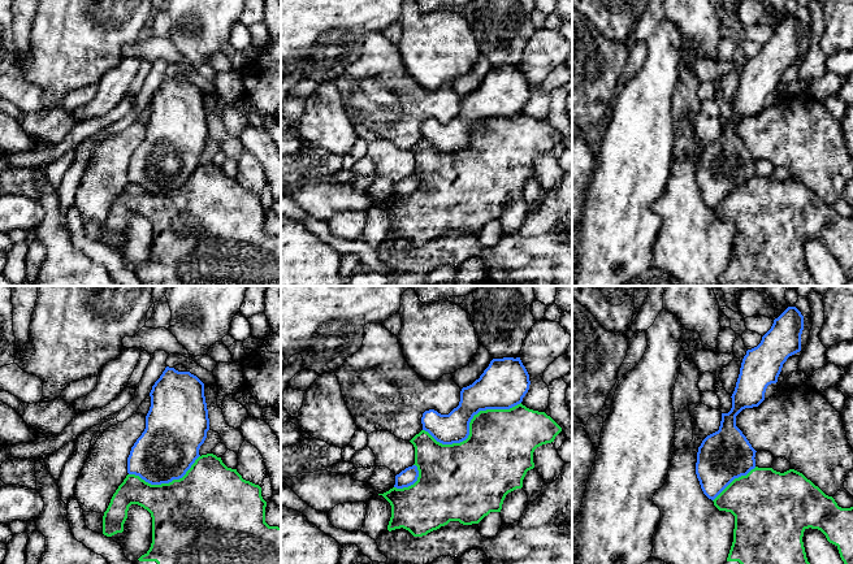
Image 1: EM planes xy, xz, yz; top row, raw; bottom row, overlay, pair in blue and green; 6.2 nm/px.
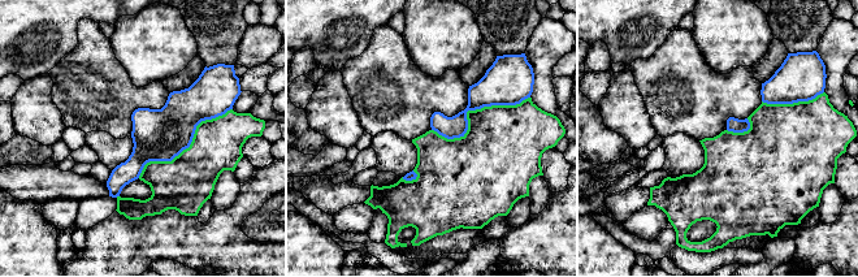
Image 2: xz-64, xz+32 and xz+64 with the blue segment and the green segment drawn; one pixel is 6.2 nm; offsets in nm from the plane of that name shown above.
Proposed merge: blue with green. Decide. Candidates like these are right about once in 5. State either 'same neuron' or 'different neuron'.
different neuron

